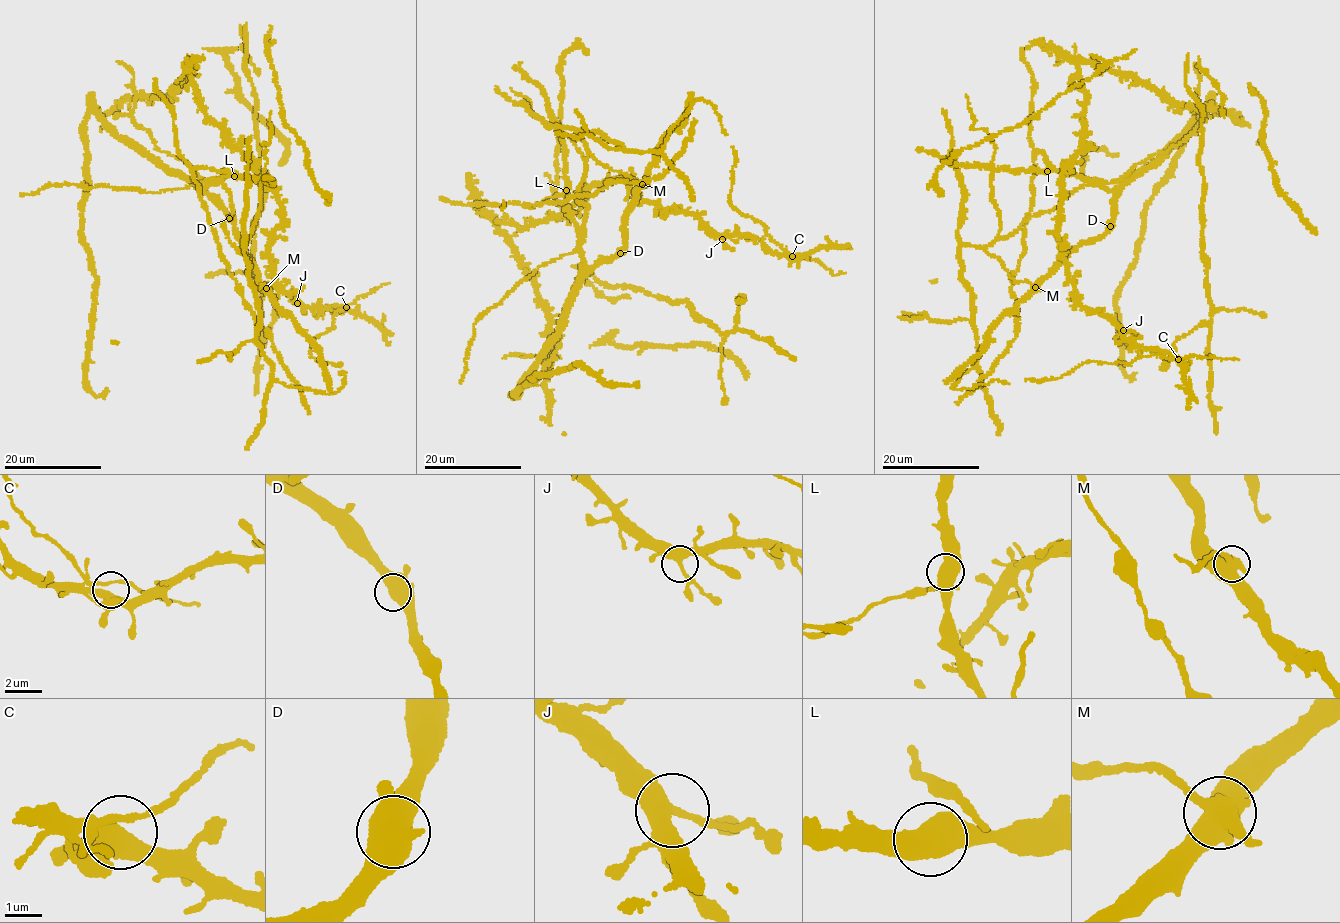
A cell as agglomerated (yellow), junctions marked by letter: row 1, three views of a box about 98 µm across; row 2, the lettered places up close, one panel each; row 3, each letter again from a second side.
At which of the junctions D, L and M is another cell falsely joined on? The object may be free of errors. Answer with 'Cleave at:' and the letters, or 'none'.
Cleave at: M

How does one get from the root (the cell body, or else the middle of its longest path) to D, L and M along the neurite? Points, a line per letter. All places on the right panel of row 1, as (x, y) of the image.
D: (1082, 123), (1088, 62), (1179, 105), (1207, 105), (1186, 140), (1102, 183), (1115, 193), (1110, 226)
L: (1082, 123), (1088, 62), (1179, 105), (1207, 105), (1194, 133), (1117, 180), (1047, 171)
M: (1082, 123), (1088, 62), (1179, 105), (1207, 105), (1186, 140), (1102, 183), (1115, 193), (1106, 230), (1035, 287)

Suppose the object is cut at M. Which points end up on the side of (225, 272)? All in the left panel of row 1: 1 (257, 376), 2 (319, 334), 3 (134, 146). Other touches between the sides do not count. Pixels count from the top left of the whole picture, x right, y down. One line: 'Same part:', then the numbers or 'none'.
Same part: 1, 3

